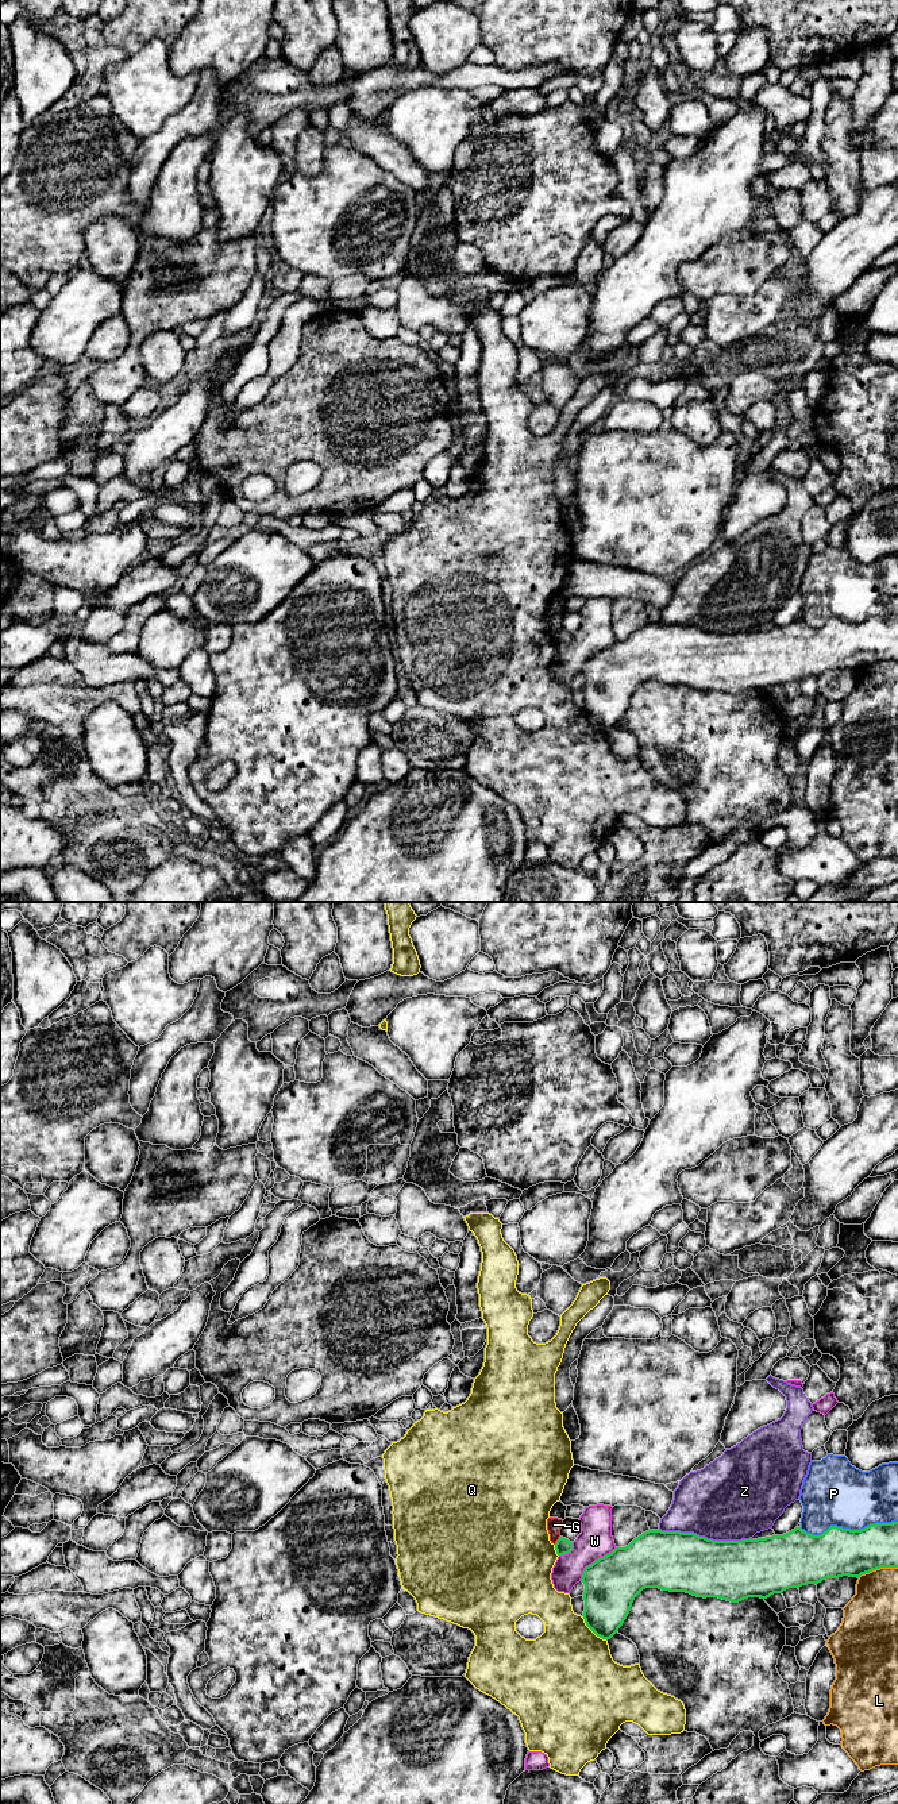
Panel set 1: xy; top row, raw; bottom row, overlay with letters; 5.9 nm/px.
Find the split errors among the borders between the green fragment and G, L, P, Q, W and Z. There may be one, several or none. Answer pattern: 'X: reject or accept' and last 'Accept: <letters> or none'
G: reject
L: reject
P: reject
Q: reject
W: reject
Z: reject
Accept: none

